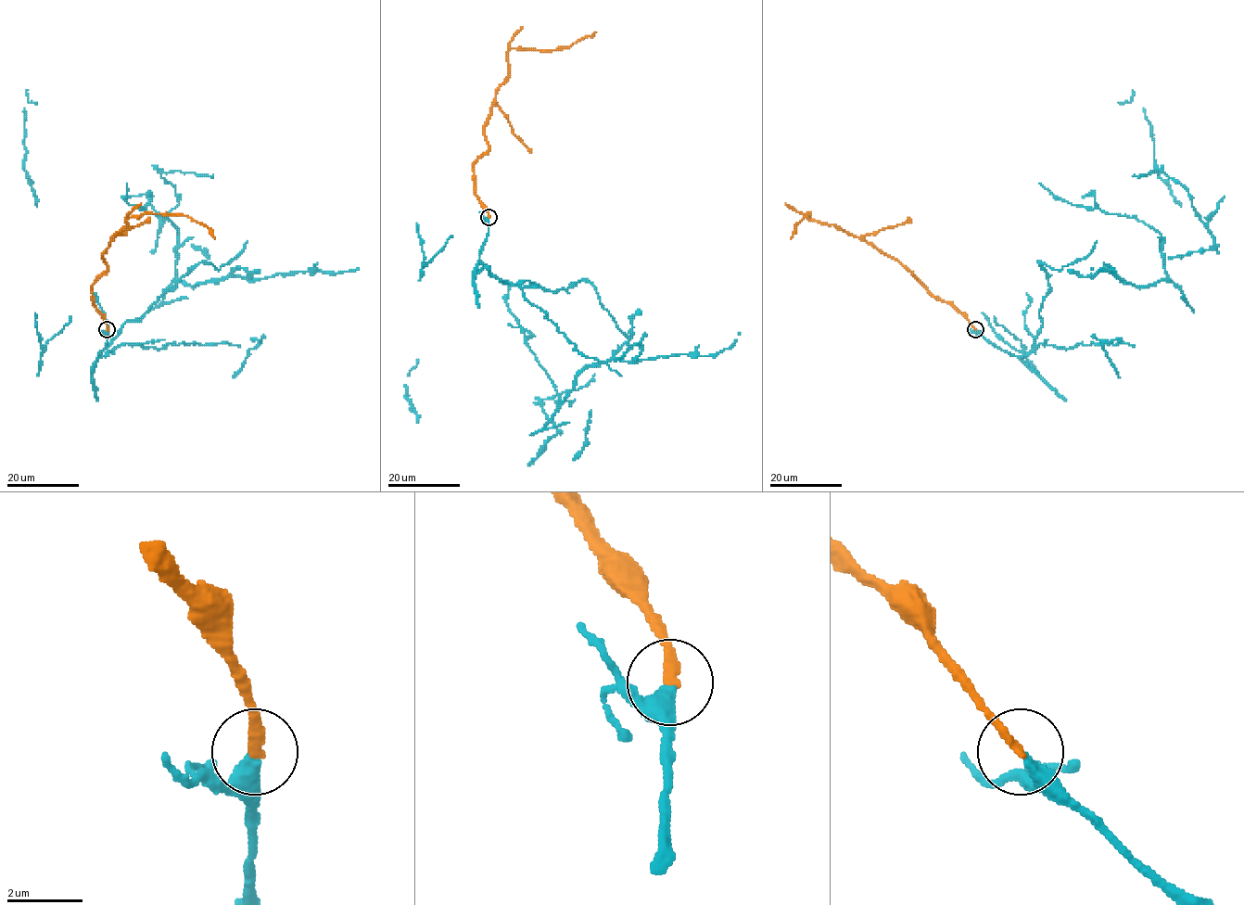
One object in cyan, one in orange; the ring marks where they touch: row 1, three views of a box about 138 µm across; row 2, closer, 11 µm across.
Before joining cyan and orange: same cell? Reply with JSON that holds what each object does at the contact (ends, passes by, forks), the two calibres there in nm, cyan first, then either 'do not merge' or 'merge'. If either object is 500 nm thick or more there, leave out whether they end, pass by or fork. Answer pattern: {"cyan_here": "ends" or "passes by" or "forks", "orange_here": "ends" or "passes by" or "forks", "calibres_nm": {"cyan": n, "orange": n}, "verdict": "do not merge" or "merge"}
{"cyan_here": "ends", "orange_here": "ends", "calibres_nm": {"cyan": 360, "orange": 280}, "verdict": "merge"}

